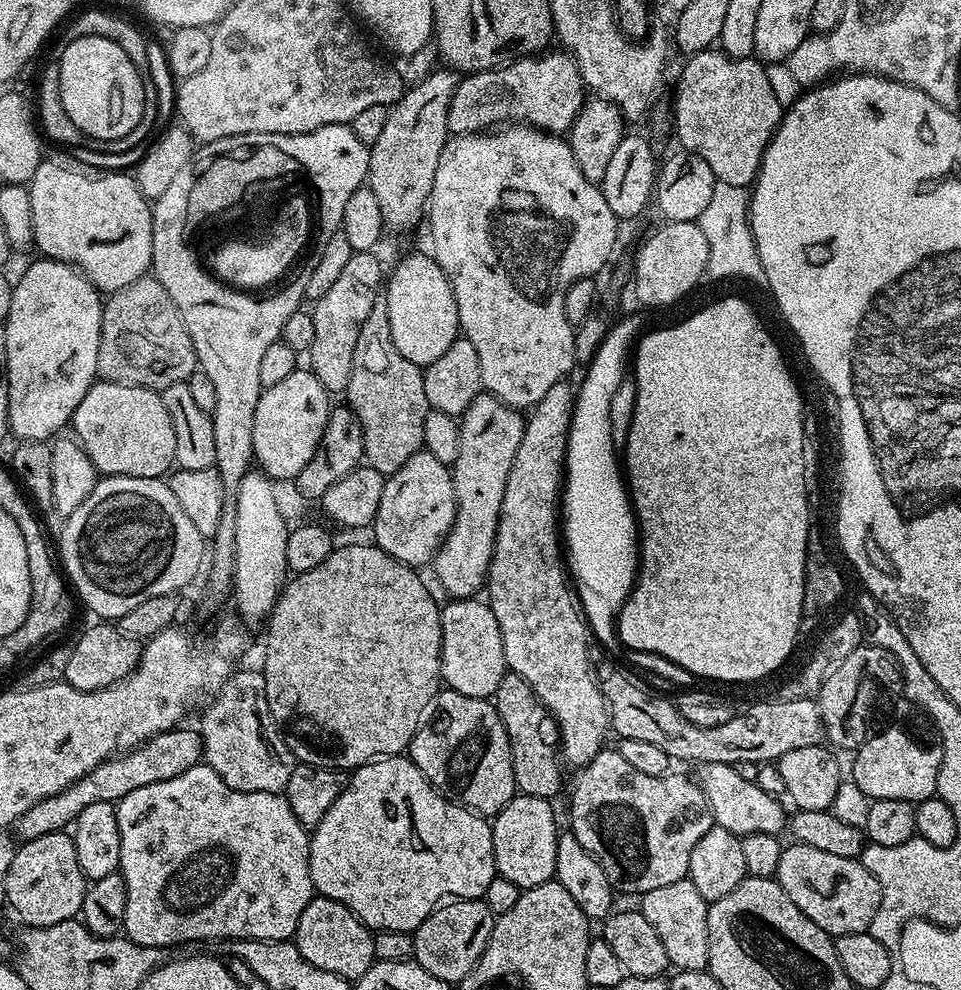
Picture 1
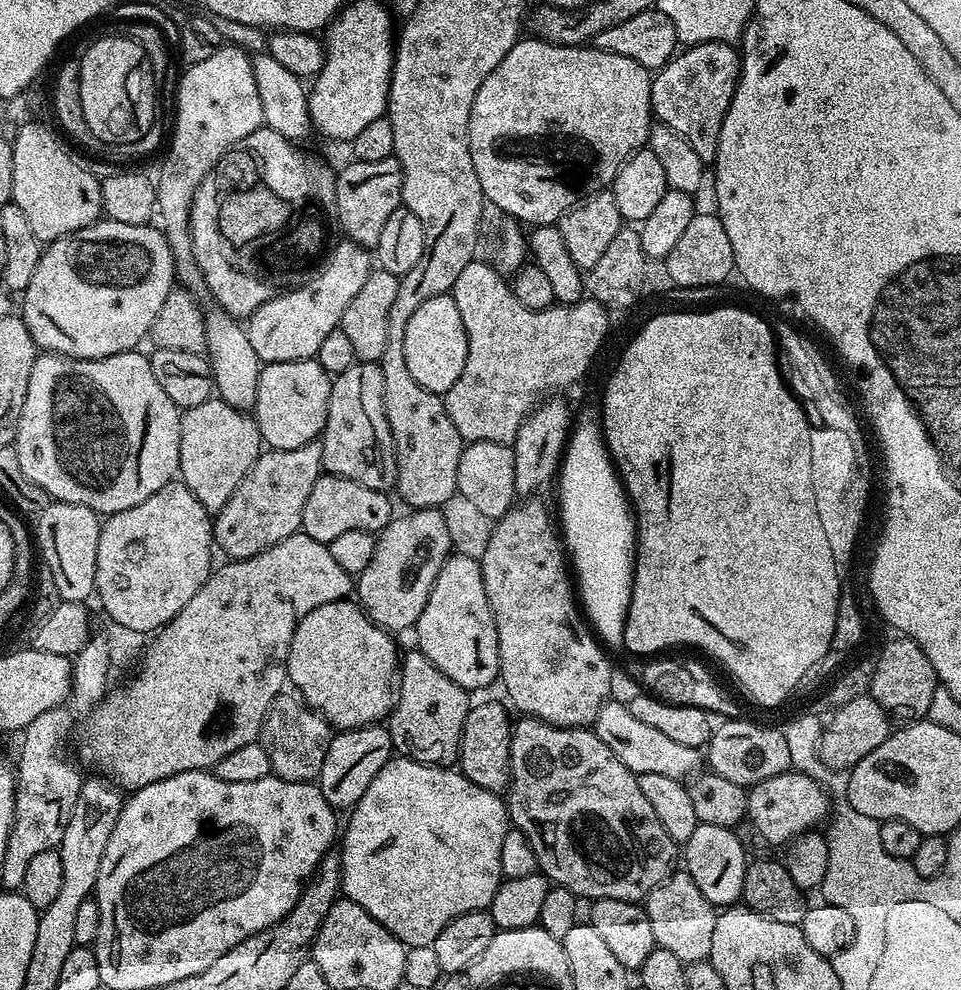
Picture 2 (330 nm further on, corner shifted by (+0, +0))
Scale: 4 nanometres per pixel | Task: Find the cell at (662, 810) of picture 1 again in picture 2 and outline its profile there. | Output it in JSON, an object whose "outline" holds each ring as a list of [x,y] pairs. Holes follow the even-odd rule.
{"outline":[[[520,718],[512,725],[512,741],[510,742],[510,762],[512,763],[512,783],[506,789],[506,807],[509,821],[530,842],[534,850],[537,869],[553,885],[570,890],[578,898],[614,898],[615,900],[631,900],[640,902],[647,897],[650,889],[658,886],[667,876],[672,875],[674,865],[678,860],[678,845],[666,834],[662,822],[658,822],[658,814],[654,814],[654,806],[650,806],[648,799],[642,795],[638,786],[638,775],[630,771],[619,758],[596,736],[595,731],[588,728],[559,728],[548,724],[545,720],[535,718]]]}

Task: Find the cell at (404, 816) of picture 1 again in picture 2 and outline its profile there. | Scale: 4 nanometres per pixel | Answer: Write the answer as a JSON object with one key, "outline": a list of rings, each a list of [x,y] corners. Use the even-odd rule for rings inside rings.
{"outline":[[[393,758],[386,766],[382,766],[382,770],[378,770],[374,782],[366,786],[366,794],[362,794],[362,798],[351,809],[350,815],[352,817],[349,818],[348,825],[345,828],[343,825],[338,849],[340,886],[343,895],[358,906],[362,906],[362,910],[366,910],[370,918],[386,926],[386,930],[390,930],[390,934],[394,934],[394,938],[398,938],[405,946],[413,948],[432,944],[434,938],[438,938],[438,934],[442,934],[442,930],[454,918],[467,912],[483,912],[491,909],[494,894],[502,883],[502,838],[506,838],[510,827],[505,801],[497,793],[482,790],[482,786],[474,786],[474,782],[467,780],[458,770],[449,770],[447,767],[434,764],[420,764],[407,758]]]}

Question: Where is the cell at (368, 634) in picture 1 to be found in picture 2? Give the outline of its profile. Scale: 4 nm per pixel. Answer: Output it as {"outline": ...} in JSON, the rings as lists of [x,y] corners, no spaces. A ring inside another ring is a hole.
{"outline":[[[348,598],[331,600],[296,621],[288,651],[287,679],[333,729],[375,725],[387,717],[394,703],[398,652],[396,656],[392,640],[395,639],[378,627],[359,603]]]}

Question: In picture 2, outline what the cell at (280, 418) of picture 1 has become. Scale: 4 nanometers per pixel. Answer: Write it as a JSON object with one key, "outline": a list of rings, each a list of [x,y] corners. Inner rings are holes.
{"outline":[[[315,360],[264,364],[258,378],[254,419],[260,439],[269,449],[294,450],[323,433],[333,377]]]}

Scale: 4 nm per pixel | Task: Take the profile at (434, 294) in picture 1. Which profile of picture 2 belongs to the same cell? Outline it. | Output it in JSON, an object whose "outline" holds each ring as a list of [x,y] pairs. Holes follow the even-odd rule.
{"outline":[[[450,294],[426,298],[426,302],[410,314],[410,322],[406,322],[404,353],[406,367],[418,386],[426,386],[431,392],[448,392],[450,386],[458,382],[462,366],[466,366],[467,349],[466,326],[462,326],[462,314],[458,314],[458,306]]]}

